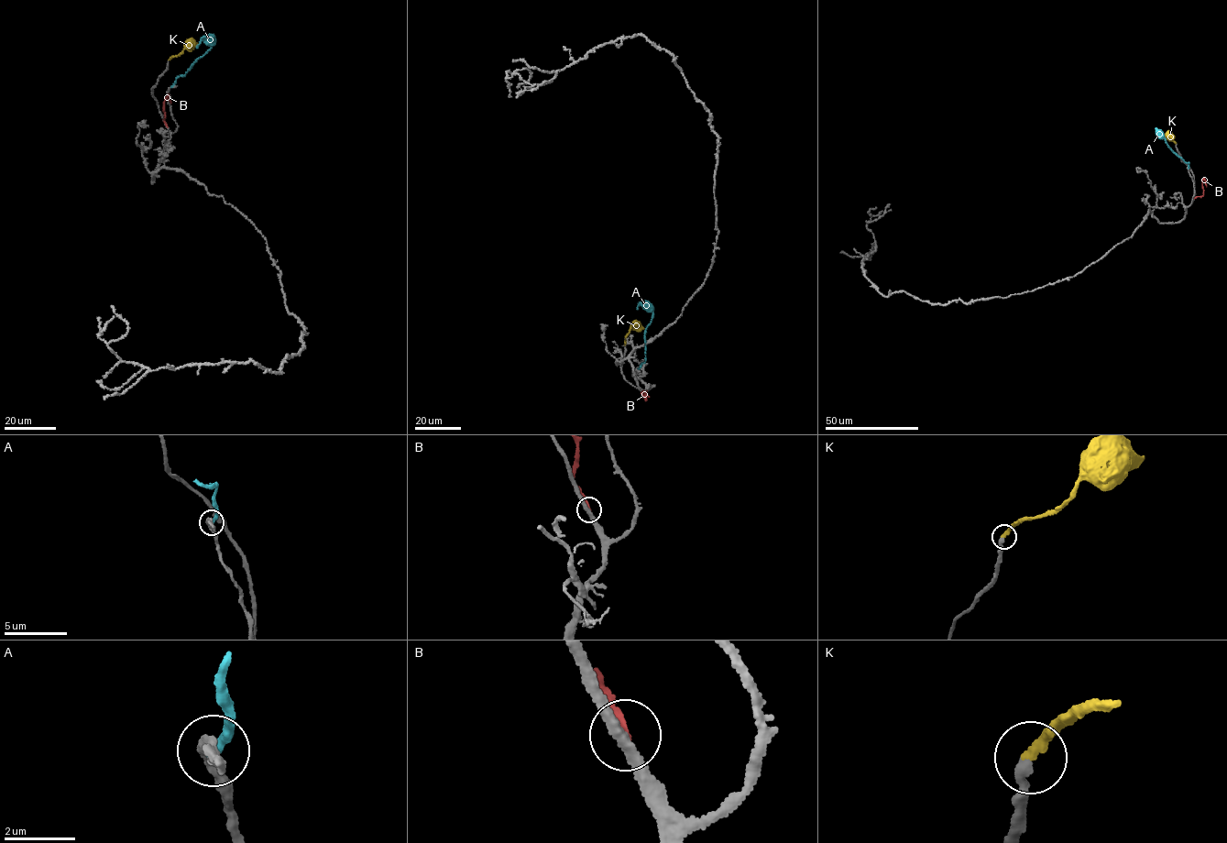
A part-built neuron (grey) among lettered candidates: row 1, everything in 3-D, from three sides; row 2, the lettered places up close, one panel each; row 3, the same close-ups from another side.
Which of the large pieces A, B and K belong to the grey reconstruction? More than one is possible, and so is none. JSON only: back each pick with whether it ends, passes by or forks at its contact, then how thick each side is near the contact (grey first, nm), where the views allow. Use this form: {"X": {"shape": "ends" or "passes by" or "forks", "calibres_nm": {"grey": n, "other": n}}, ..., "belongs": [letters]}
{"K": {"shape": "ends", "calibres_nm": {"grey": 280, "other": 240}}, "belongs": ["K"]}

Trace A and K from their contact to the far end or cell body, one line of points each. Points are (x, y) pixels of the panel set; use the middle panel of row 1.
A: (639, 368), (645, 360), (644, 335), (652, 312), (640, 305), (636, 309)
K: (624, 344), (631, 326), (644, 329)

